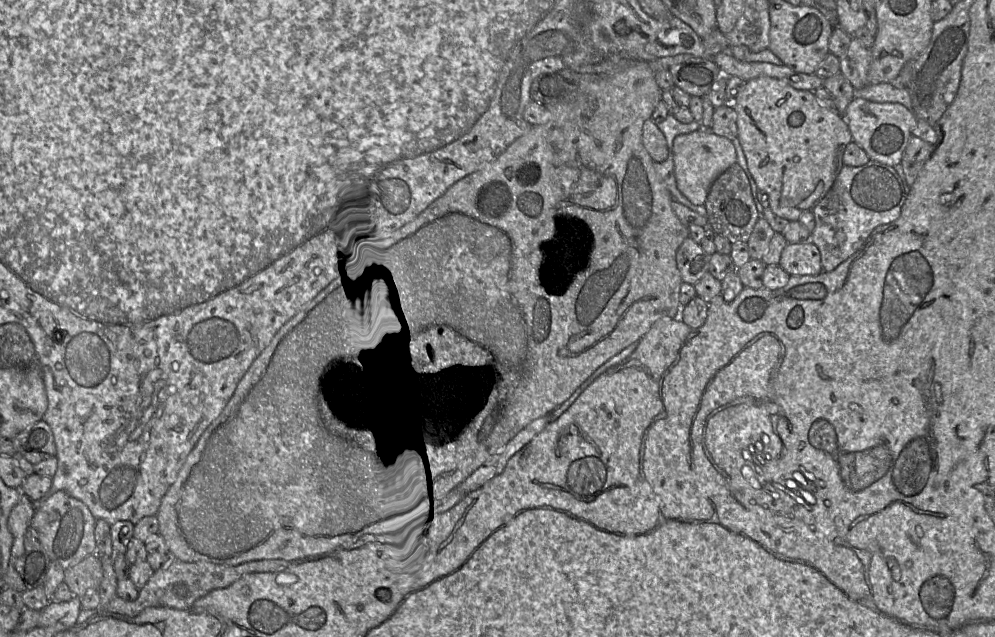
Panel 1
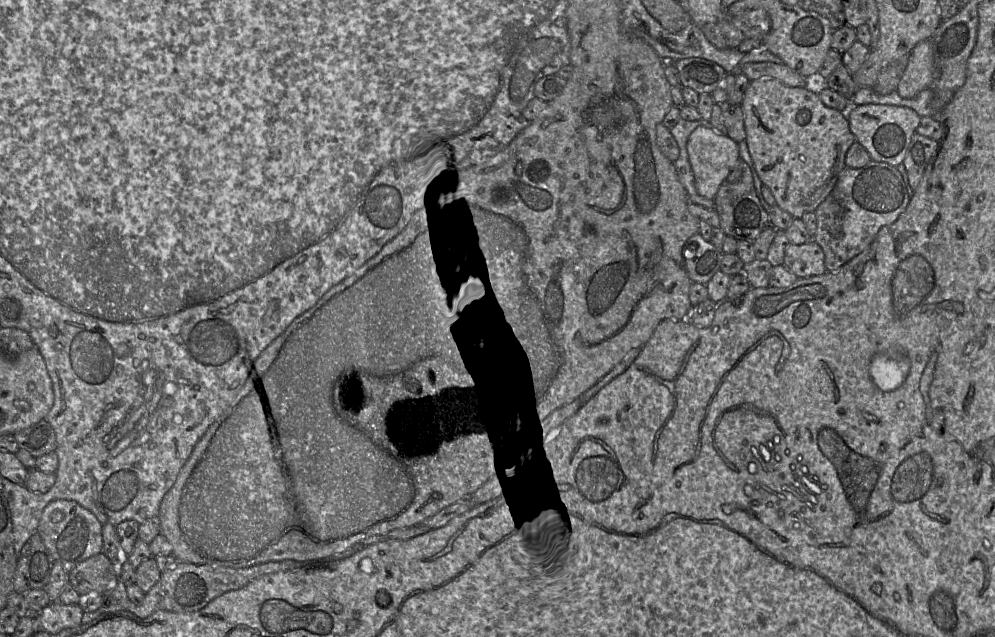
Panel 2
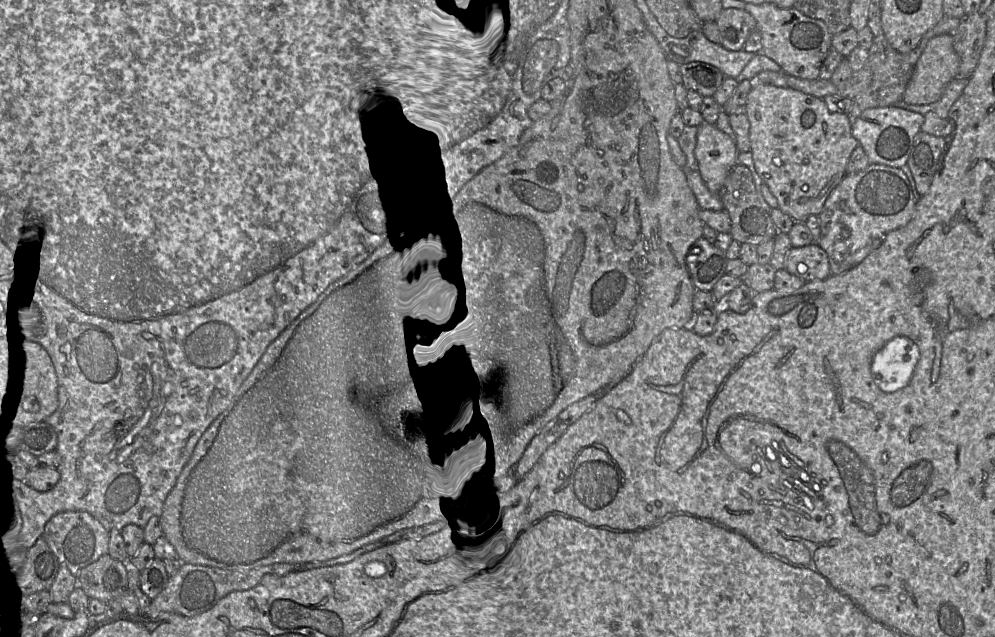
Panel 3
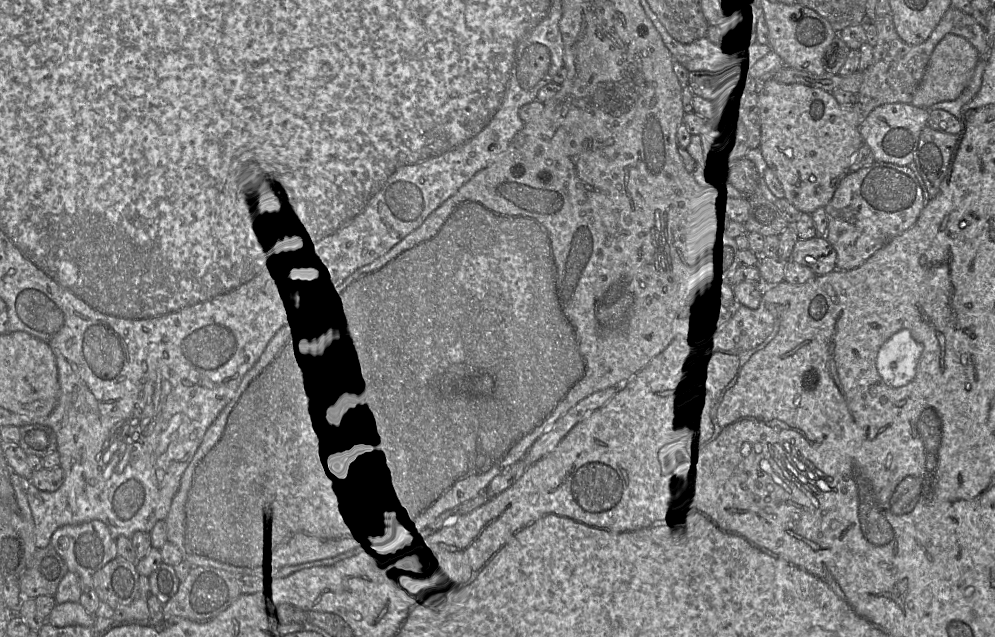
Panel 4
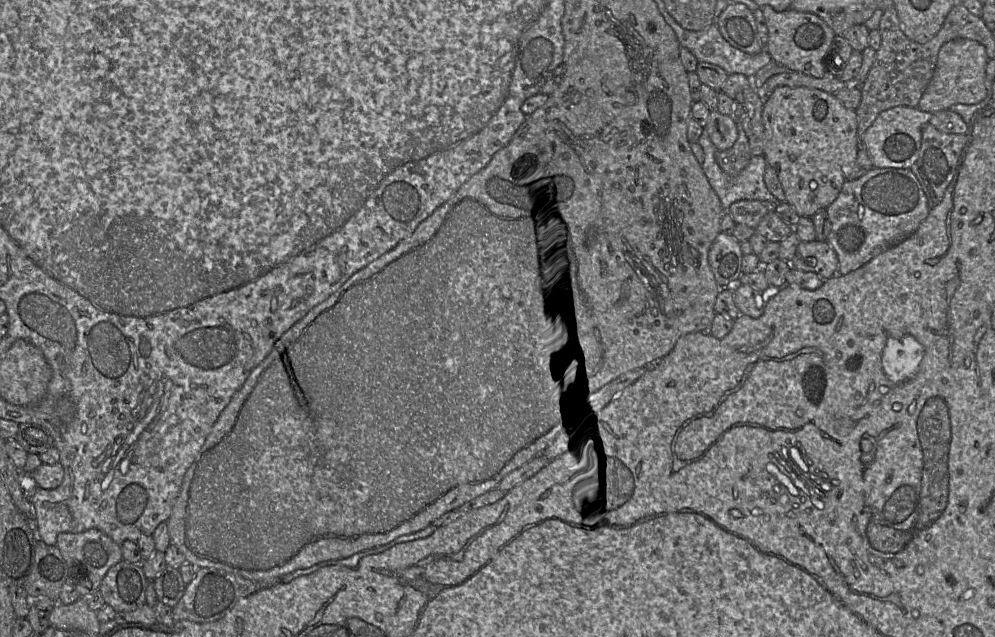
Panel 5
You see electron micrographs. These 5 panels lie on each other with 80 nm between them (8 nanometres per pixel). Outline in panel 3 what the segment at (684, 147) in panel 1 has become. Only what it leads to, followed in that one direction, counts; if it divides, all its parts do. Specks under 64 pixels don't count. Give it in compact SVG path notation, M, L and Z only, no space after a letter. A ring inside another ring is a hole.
M703 122L698 127L695 158L711 193L720 193L728 174L738 164L738 153L735 137L725 134L715 124Z

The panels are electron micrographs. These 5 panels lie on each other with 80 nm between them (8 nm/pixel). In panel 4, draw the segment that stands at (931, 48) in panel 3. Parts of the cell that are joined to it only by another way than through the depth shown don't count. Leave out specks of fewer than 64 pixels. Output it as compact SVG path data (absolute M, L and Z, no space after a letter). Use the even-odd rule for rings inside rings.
M946 35L936 45L911 103L929 109L936 103L957 99L969 84L979 60L977 49L965 38Z

